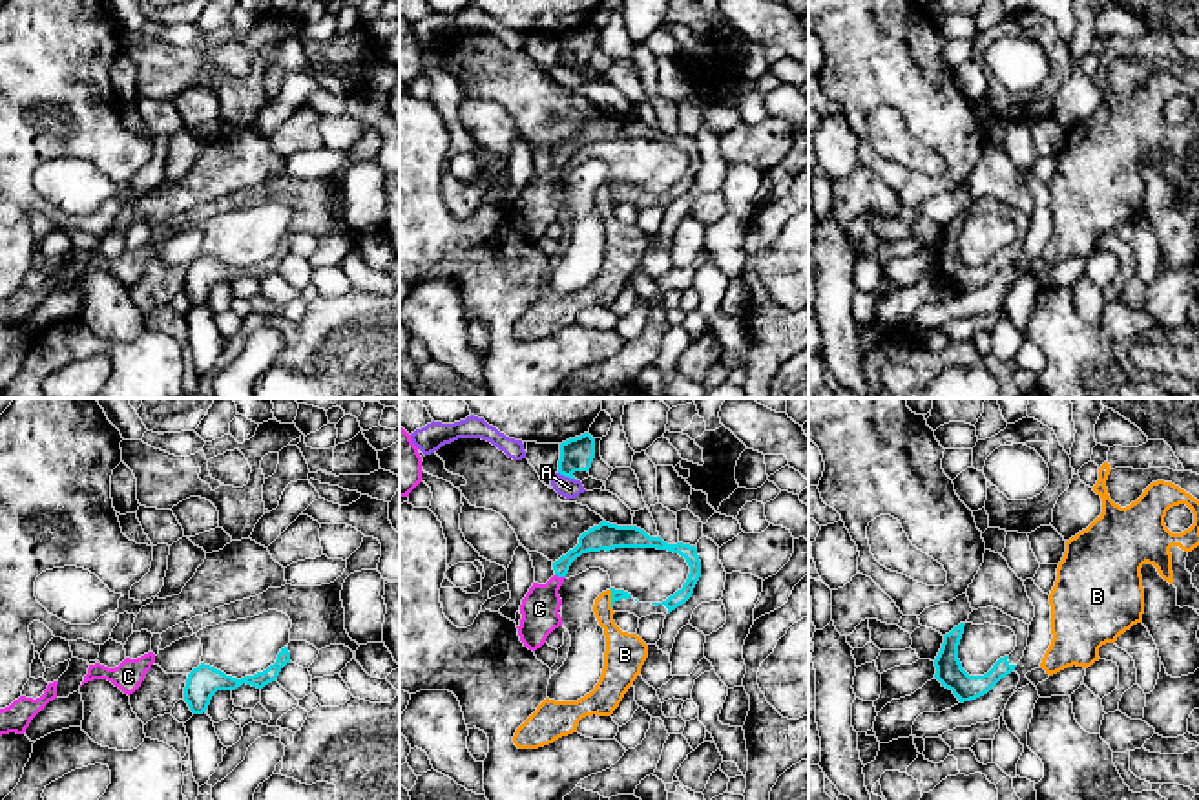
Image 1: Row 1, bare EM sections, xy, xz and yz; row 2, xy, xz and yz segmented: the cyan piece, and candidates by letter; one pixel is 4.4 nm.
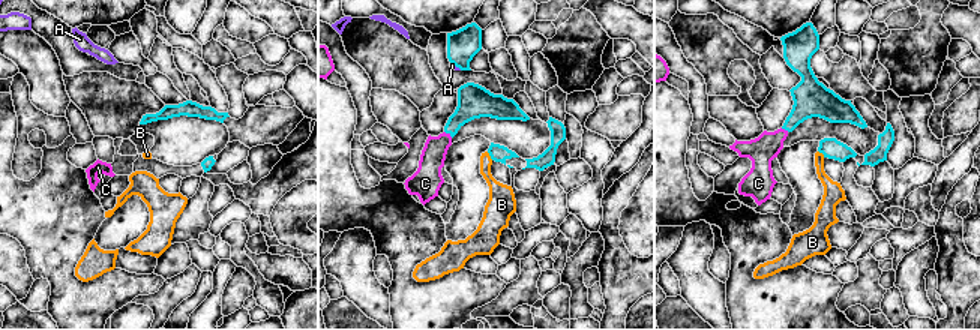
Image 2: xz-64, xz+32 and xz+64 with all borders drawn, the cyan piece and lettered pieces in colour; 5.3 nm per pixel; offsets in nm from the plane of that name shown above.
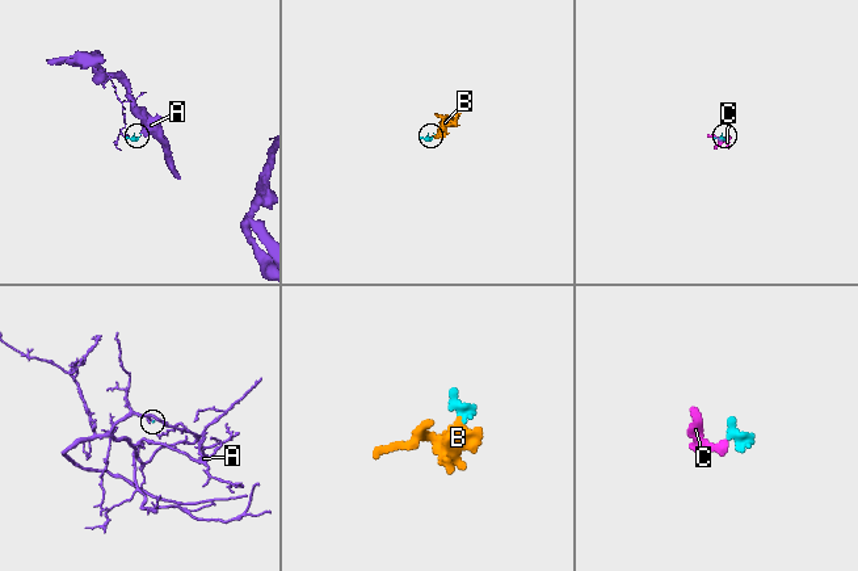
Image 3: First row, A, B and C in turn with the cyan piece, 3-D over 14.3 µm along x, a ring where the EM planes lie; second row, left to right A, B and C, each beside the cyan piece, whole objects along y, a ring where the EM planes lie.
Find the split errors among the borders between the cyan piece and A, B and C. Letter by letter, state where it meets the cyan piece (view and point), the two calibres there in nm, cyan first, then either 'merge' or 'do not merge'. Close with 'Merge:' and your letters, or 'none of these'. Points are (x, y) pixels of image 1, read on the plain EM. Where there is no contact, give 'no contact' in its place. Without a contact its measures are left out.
A: meets cyan in xz at (568, 66); 150 nm thick on the cyan side, 90 nm on the other; do not merge
B: meets cyan in xz at (612, 190); 50 nm thick on the cyan side, 180 nm on the other; do not merge
C: meets cyan in xz at (561, 167); 110 nm thick on the cyan side, 170 nm on the other; merge
Merge: C

